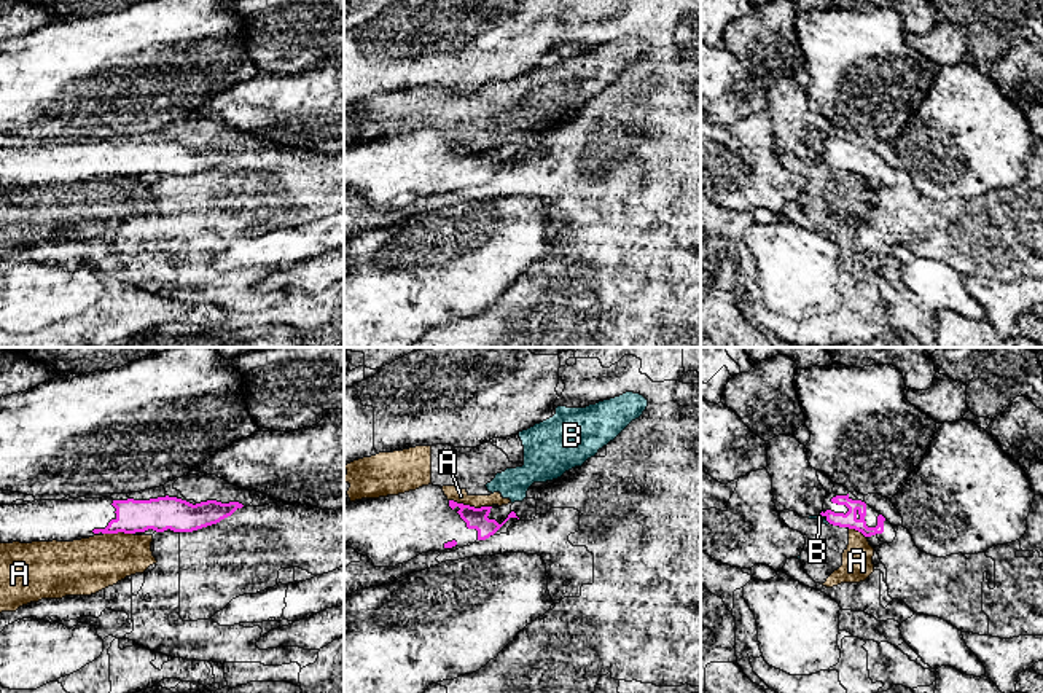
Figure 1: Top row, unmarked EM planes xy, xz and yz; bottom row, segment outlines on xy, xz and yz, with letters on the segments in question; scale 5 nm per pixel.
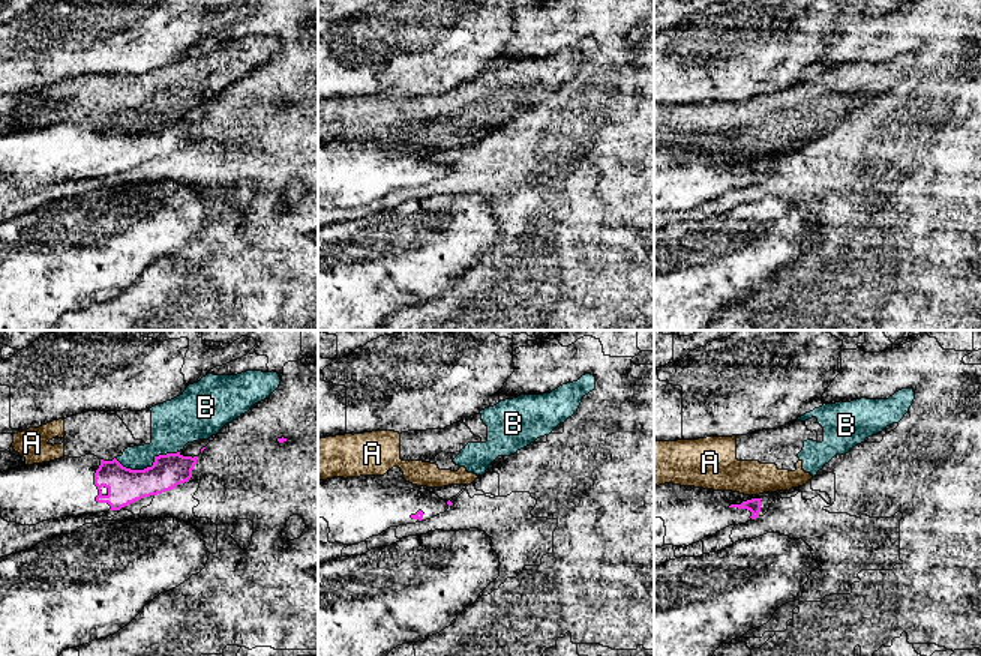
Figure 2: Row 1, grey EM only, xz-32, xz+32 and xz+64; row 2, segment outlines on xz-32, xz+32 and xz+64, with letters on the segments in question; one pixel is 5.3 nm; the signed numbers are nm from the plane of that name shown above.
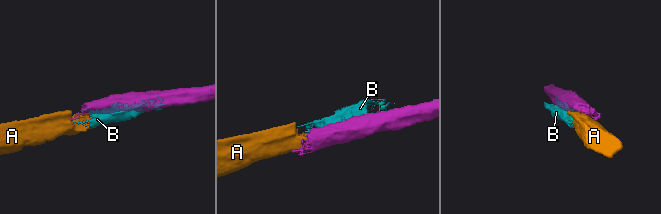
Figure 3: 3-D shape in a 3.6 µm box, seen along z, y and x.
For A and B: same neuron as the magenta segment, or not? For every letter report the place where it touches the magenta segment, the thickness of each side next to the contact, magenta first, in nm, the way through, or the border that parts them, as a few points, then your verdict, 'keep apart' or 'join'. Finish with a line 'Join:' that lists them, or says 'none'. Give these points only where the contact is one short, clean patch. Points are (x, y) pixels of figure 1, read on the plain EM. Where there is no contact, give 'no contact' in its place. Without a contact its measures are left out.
A: contact xz (468, 148); calibres 110 and 80 nm; border xz (449, 142), (475, 150), (491, 150); keep apart
B: contact yz (828, 164); calibres 80 and 20 nm; keep apart
Join: none

